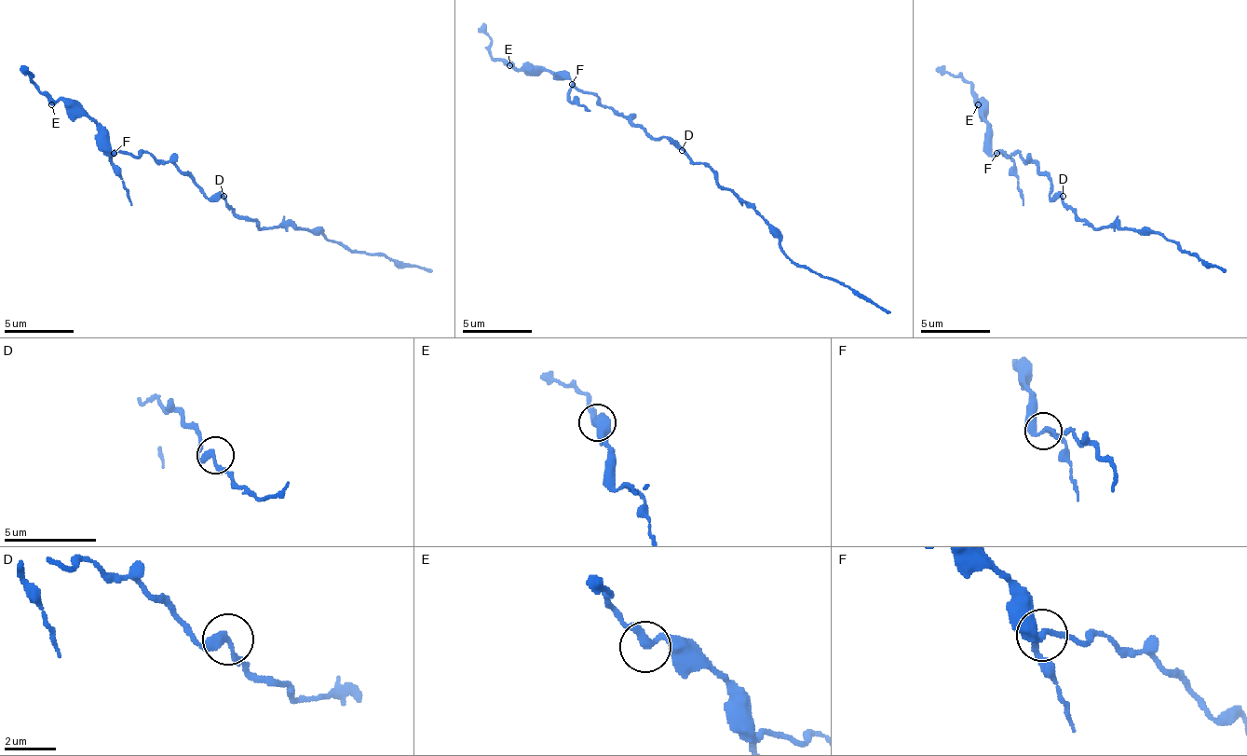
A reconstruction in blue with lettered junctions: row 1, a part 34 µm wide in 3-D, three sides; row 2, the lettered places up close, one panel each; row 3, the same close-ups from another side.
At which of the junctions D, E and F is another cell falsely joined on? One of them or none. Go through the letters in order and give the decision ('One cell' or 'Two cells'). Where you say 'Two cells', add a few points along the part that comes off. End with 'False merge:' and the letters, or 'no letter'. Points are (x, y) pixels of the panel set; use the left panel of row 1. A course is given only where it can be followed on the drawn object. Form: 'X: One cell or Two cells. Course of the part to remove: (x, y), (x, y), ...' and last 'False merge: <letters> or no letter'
D: One cell
E: One cell
F: Two cells. Course of the part to remove: (115, 154), (115, 164), (132, 206)
False merge: F

